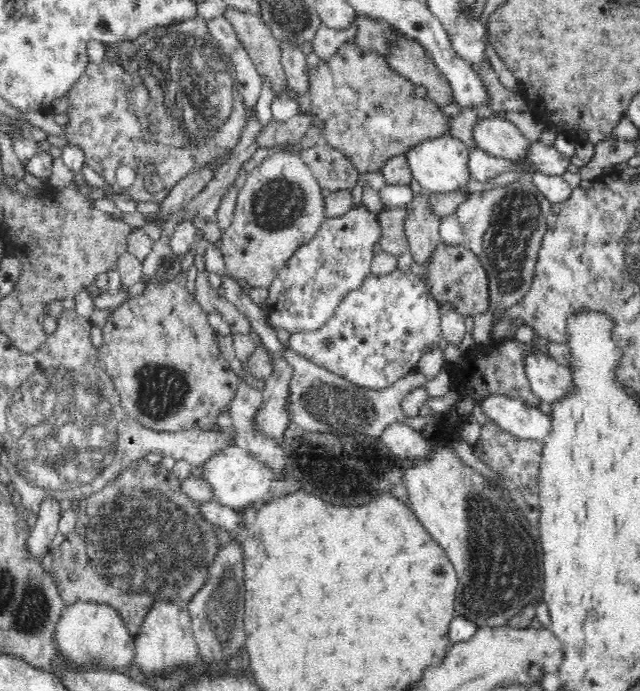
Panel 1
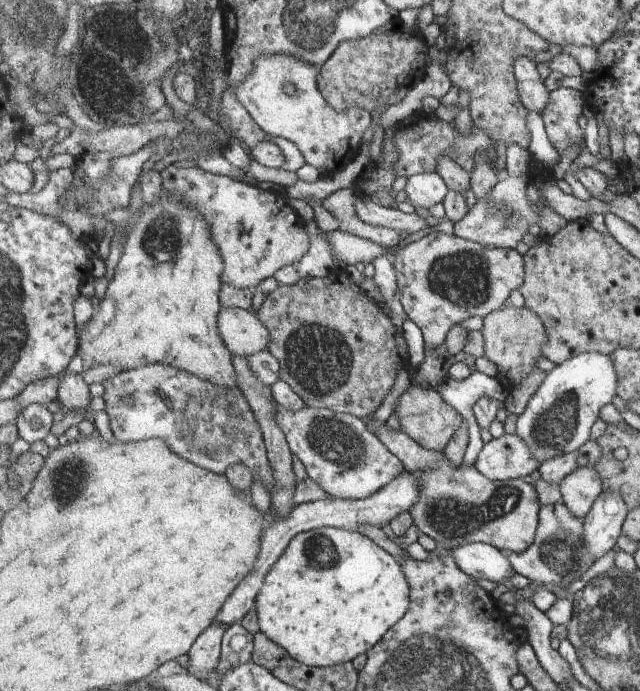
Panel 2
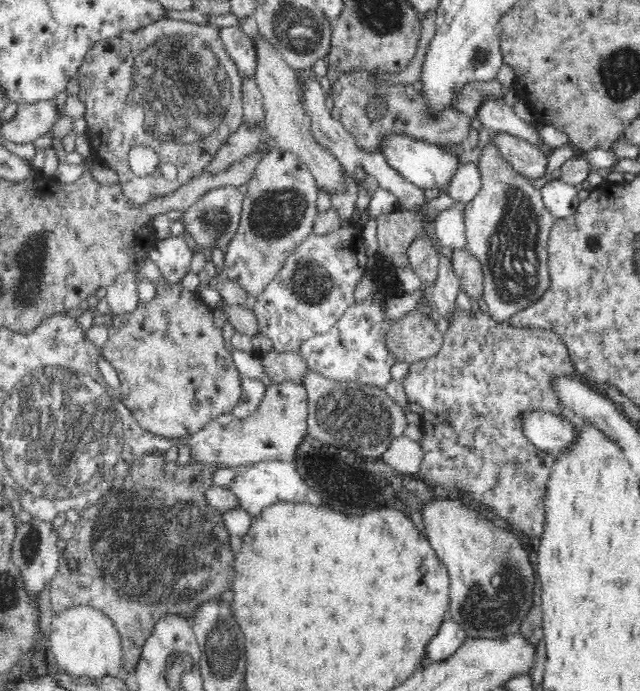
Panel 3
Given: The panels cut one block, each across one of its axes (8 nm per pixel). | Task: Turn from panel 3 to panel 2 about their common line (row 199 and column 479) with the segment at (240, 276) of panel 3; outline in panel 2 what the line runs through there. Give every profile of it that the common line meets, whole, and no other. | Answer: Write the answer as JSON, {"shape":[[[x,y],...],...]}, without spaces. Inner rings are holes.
{"shape":[[[443,232],[427,236],[397,249],[394,266],[398,275],[398,303],[408,318],[421,330],[425,339],[425,353],[446,343],[448,333],[468,318],[478,316],[483,320],[494,311],[502,310],[511,298],[513,290],[520,291],[526,283],[524,256],[517,250],[485,247],[462,237],[447,236]]]}

